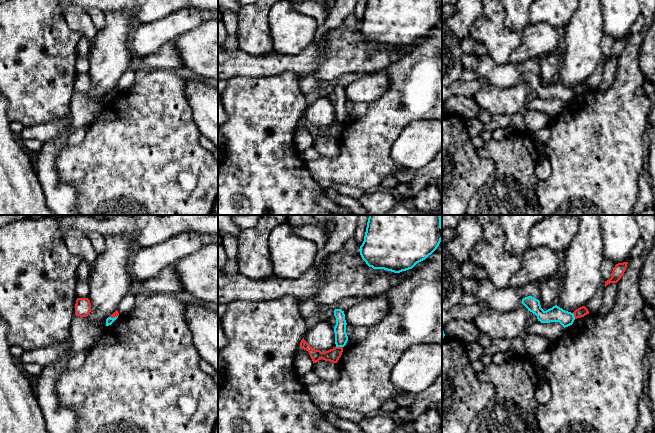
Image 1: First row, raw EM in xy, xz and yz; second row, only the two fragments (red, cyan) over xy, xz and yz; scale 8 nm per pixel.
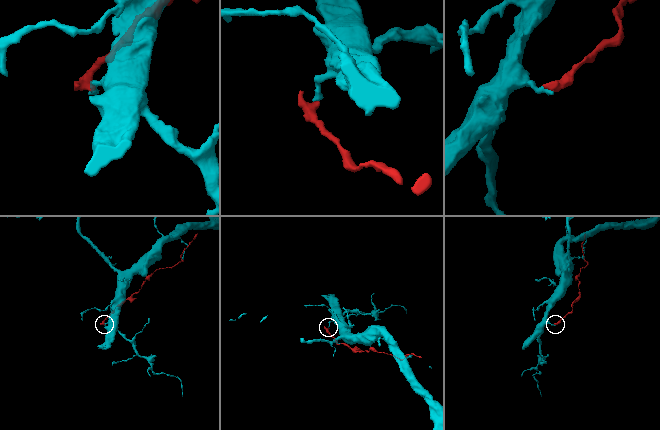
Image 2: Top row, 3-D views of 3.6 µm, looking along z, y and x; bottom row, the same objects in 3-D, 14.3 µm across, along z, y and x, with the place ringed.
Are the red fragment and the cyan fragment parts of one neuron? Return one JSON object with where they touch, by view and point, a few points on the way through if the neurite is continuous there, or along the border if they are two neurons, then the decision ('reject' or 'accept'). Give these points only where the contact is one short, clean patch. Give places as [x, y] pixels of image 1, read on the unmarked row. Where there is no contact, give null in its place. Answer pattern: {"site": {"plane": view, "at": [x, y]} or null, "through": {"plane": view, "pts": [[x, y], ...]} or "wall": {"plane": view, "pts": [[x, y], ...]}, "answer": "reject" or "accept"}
{"site": {"plane": "xz", "at": [339, 123]}, "wall": {"plane": "xz", "pts": [[336, 122], [342, 123]]}, "answer": "reject"}

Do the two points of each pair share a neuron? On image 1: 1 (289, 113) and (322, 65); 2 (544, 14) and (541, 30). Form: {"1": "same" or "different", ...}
{"1": "different", "2": "different"}

